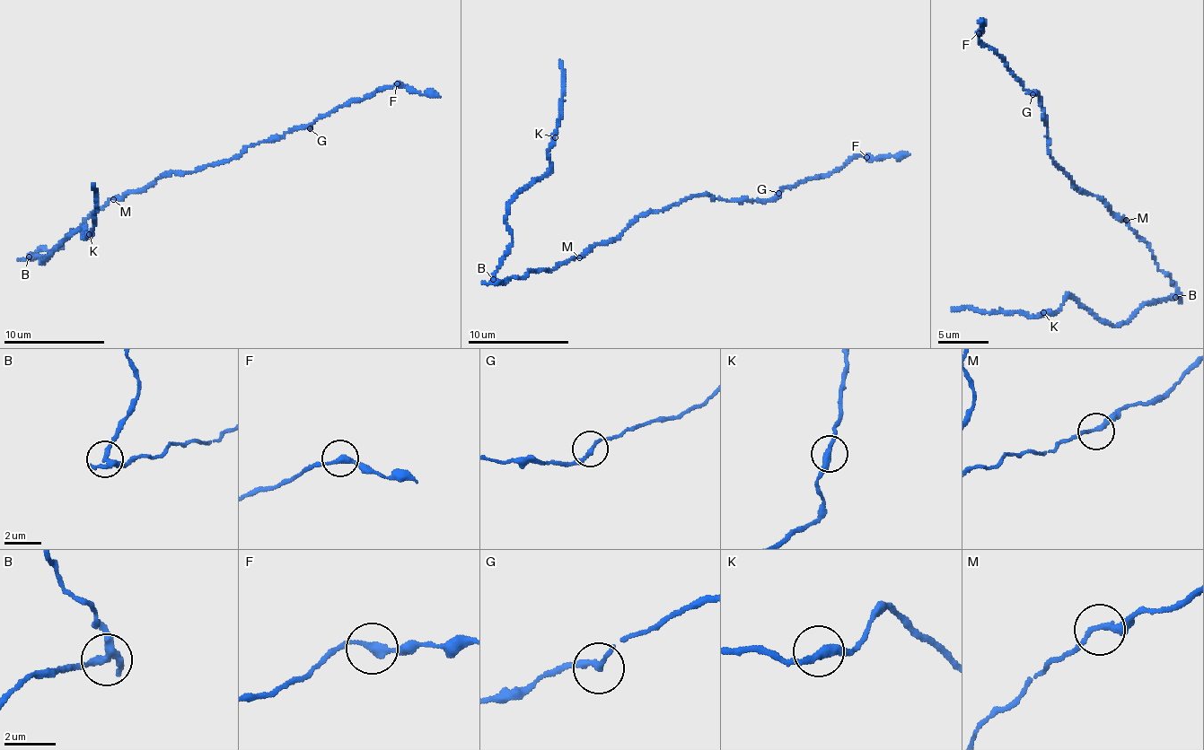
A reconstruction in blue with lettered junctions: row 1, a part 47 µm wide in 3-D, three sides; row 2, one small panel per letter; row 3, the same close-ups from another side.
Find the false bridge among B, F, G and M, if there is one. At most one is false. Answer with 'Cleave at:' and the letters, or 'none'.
Cleave at: B

